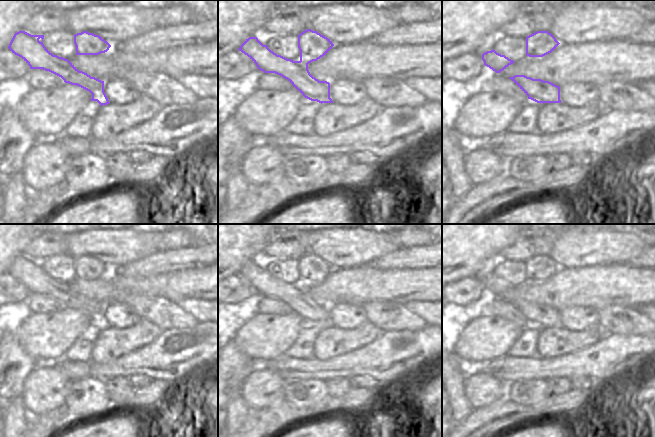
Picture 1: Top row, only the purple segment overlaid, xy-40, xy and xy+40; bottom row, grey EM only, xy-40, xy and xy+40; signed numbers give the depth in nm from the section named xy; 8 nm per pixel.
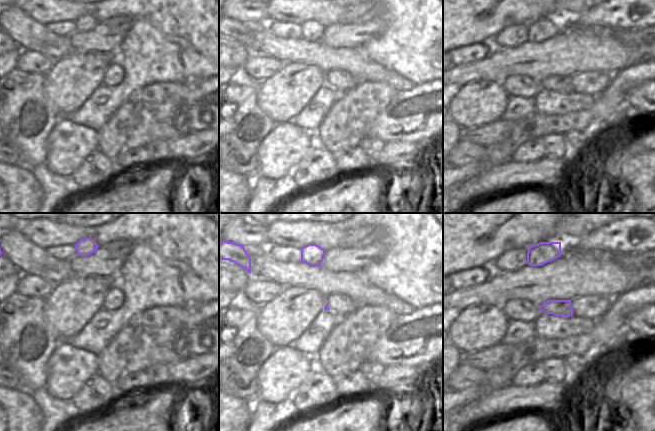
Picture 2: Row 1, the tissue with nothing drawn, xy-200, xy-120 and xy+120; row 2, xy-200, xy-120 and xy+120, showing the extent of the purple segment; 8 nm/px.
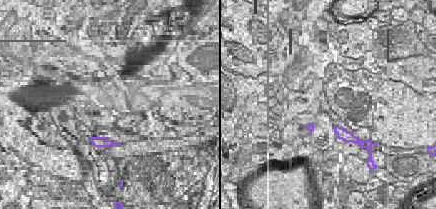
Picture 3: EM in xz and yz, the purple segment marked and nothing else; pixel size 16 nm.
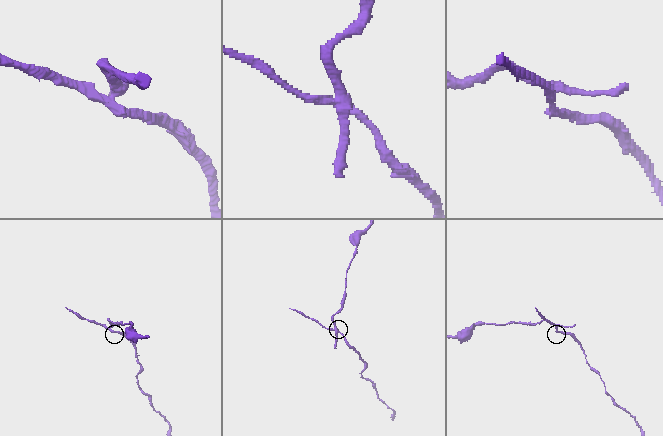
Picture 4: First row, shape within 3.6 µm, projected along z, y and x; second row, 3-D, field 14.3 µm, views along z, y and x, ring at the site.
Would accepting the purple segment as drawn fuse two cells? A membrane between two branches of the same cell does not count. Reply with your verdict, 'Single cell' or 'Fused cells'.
Fused cells

